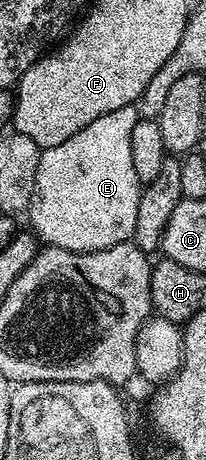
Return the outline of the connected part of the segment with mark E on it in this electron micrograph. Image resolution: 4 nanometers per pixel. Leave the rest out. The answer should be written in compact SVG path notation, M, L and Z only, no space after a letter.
M136 104L122 106L122 110L110 110L110 114L94 118L94 122L78 130L74 138L66 138L66 142L58 142L58 146L41 151L32 204L26 219L32 223L31 231L45 245L71 252L97 252L131 241L134 222L138 219L138 198L142 187L138 174L134 174L134 158L130 154L130 134L137 119Z

